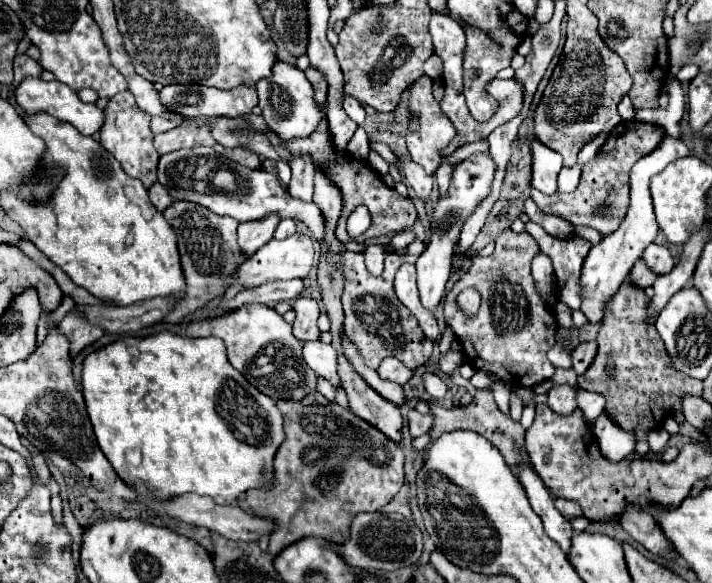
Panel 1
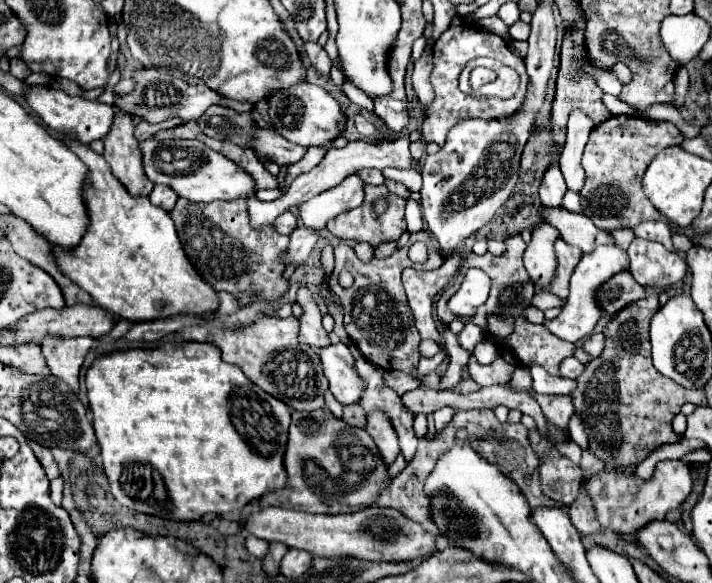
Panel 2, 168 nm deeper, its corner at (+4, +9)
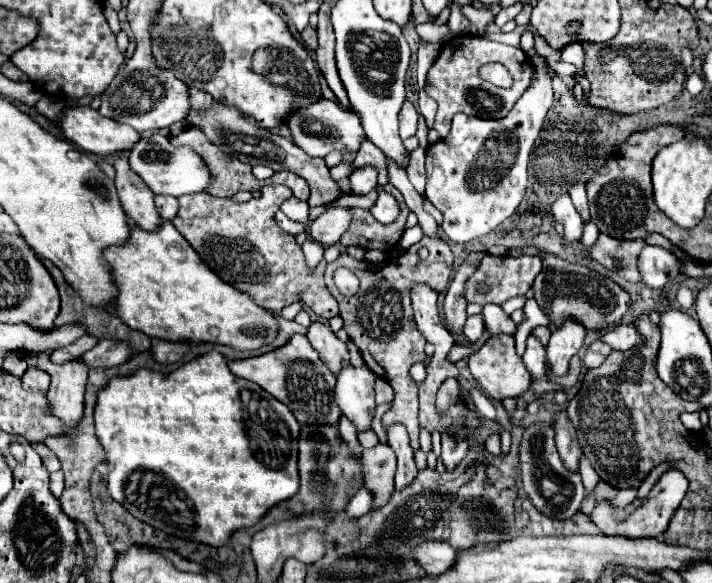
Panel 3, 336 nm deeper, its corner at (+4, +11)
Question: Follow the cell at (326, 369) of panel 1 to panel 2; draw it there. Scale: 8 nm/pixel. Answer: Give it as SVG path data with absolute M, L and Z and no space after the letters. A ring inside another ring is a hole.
M332 344L320 352L324 374L330 382L332 396L342 404L358 404L364 394L364 380L360 380L354 358L346 344Z

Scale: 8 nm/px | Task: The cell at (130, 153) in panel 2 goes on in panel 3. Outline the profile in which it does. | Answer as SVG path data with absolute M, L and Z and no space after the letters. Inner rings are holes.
M126 154L114 158L114 168L116 168L114 184L124 212L140 228L156 230L160 224L160 216L154 208L154 192L148 192L144 180L140 180L140 176L134 176L134 172L130 172Z

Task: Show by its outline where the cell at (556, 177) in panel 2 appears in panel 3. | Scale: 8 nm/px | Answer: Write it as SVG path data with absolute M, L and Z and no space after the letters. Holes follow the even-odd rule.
M568 194L558 196L558 200L552 204L552 214L554 214L556 222L560 222L564 226L564 232L566 232L564 238L568 242L578 242L582 238L582 218L576 212Z

